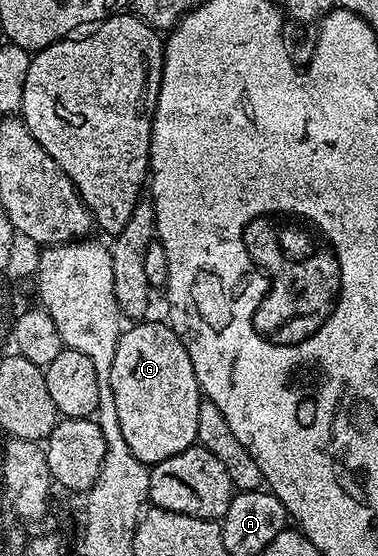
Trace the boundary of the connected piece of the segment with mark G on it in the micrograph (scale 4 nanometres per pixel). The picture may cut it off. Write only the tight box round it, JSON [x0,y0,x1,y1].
[107,321,202,464]

